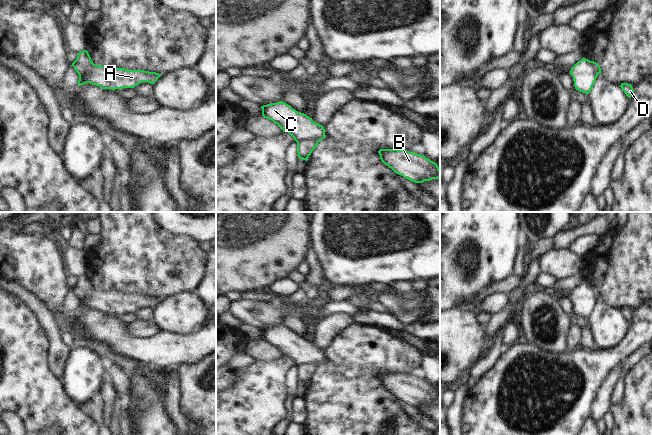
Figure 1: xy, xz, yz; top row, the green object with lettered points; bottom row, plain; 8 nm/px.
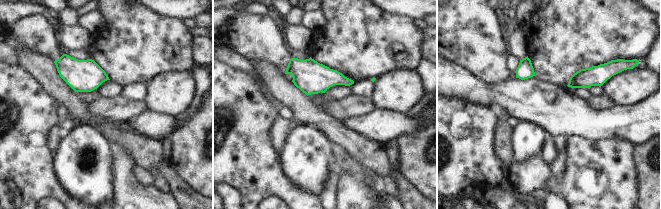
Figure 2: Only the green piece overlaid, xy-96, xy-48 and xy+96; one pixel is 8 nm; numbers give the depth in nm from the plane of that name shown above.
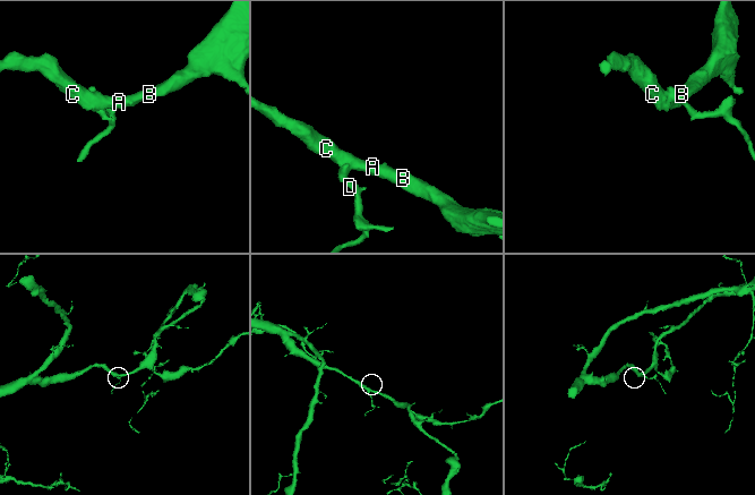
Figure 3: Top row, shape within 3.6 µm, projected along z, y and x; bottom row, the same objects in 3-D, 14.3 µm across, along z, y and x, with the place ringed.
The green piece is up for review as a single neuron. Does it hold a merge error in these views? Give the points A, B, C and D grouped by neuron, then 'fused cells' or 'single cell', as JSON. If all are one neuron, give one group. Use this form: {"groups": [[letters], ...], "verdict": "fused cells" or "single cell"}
{"groups": [["A", "B", "C"], ["D"]], "verdict": "fused cells"}

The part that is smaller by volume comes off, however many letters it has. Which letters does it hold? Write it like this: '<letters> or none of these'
D

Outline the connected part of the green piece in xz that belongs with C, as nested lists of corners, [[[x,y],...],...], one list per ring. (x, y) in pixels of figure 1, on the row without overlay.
[[[283,325],[261,330],[262,340],[288,356],[296,366],[301,364],[322,365],[325,353],[304,337],[298,336]]]

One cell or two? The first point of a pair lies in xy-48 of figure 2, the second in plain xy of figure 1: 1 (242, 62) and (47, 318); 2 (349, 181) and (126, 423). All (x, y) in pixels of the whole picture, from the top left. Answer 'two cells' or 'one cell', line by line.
1: one cell
2: one cell

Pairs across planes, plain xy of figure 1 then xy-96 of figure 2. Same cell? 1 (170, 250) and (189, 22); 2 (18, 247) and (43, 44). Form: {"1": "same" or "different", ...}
{"1": "different", "2": "same"}

